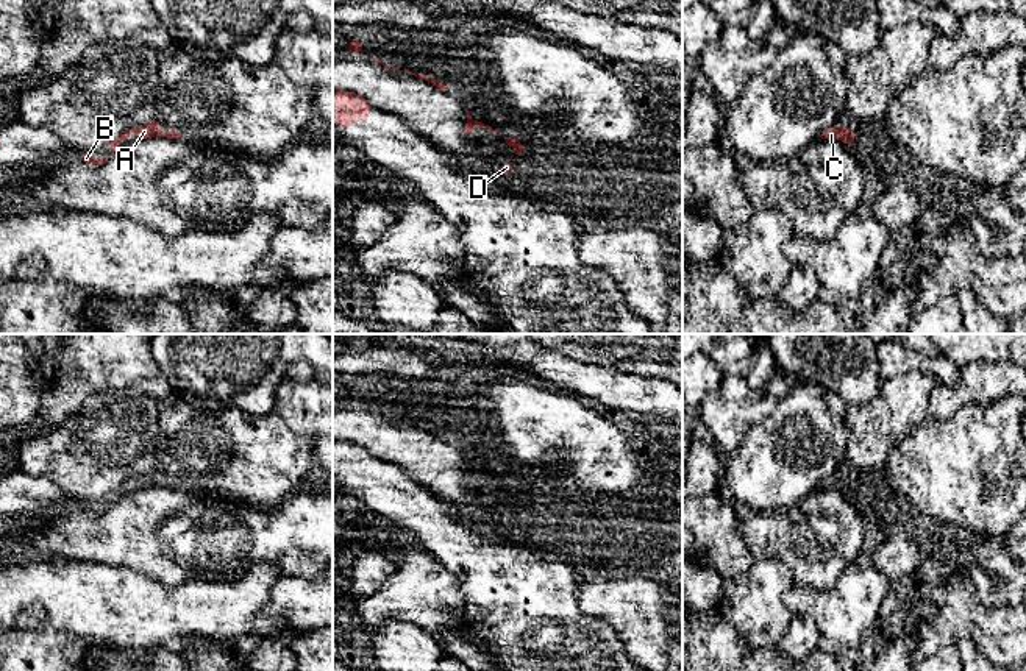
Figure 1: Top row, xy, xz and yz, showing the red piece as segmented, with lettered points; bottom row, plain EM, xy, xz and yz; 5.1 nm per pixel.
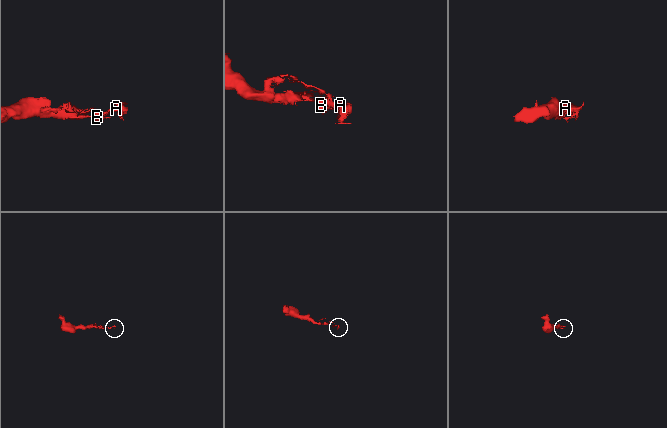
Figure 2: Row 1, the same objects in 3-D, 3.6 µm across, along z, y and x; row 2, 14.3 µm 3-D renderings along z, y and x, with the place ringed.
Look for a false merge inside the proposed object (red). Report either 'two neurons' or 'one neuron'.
one neuron

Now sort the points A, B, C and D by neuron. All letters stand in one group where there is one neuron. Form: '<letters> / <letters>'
A B C D

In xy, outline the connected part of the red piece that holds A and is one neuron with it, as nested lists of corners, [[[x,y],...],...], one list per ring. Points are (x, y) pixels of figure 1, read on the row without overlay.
[[[158,465],[150,473],[142,473],[139,476],[134,476],[134,478],[122,482],[119,487],[116,487],[114,490],[111,490],[103,498],[108,496],[111,499],[111,504],[114,504],[116,501],[122,499],[122,492],[125,488],[128,488],[130,485],[136,484],[136,482],[139,484],[139,488],[136,492],[144,490],[144,488],[153,488],[156,485],[167,487],[167,488],[180,488],[183,485],[183,484],[180,484],[180,482],[170,479],[170,478],[167,478],[166,482],[159,484],[158,482],[158,476],[159,474],[166,476],[162,473],[162,470],[159,468],[159,465]]]

